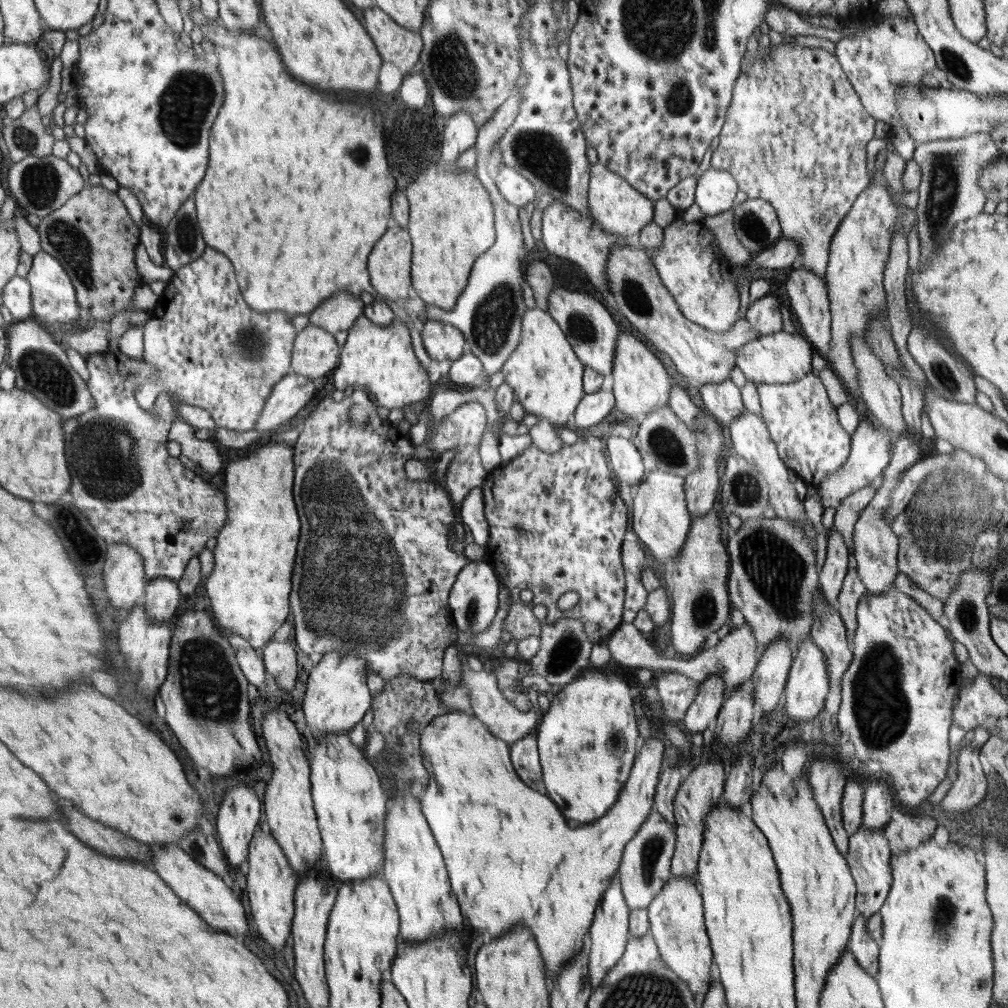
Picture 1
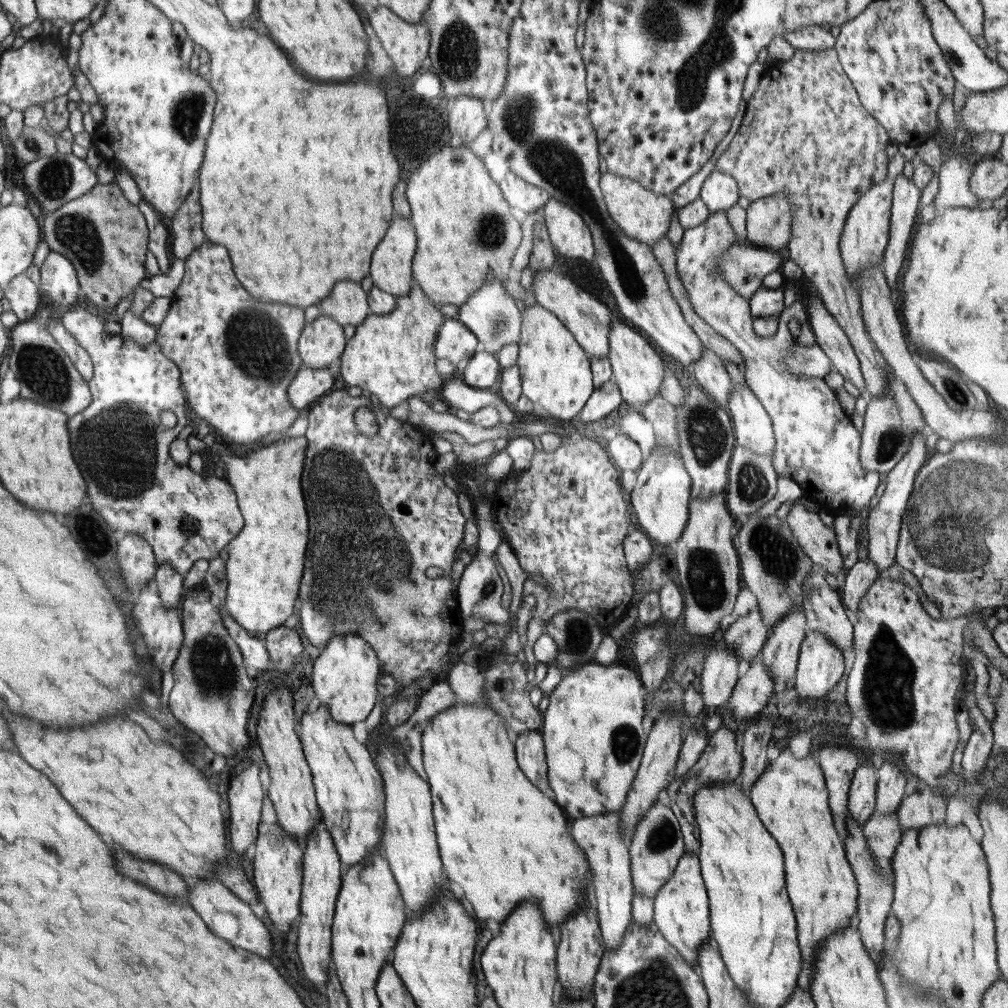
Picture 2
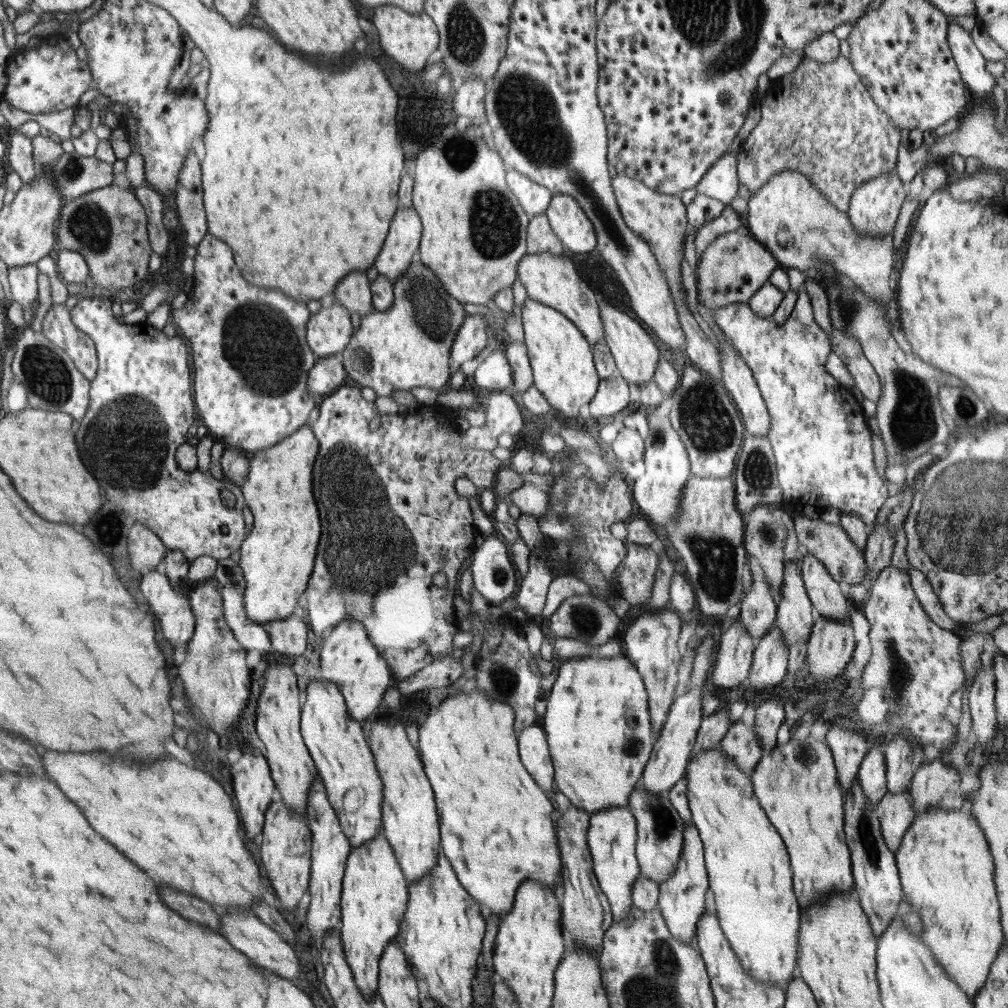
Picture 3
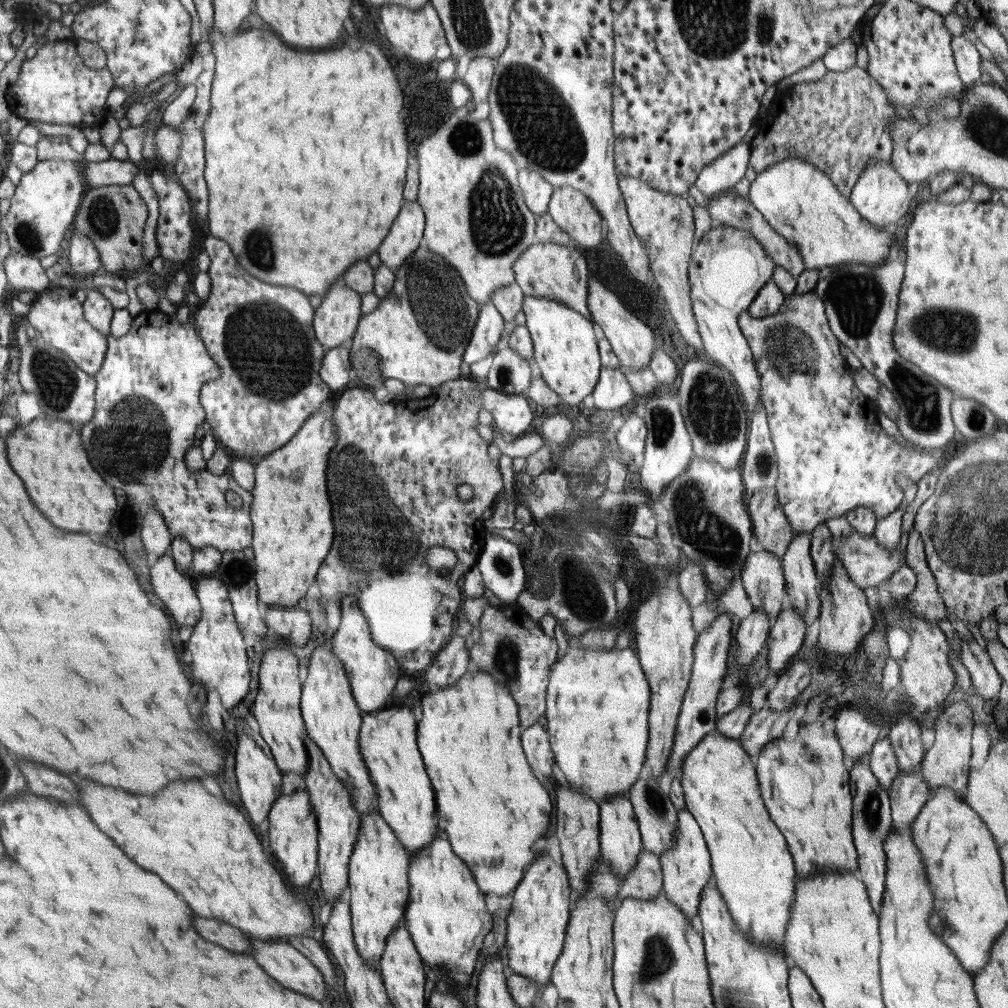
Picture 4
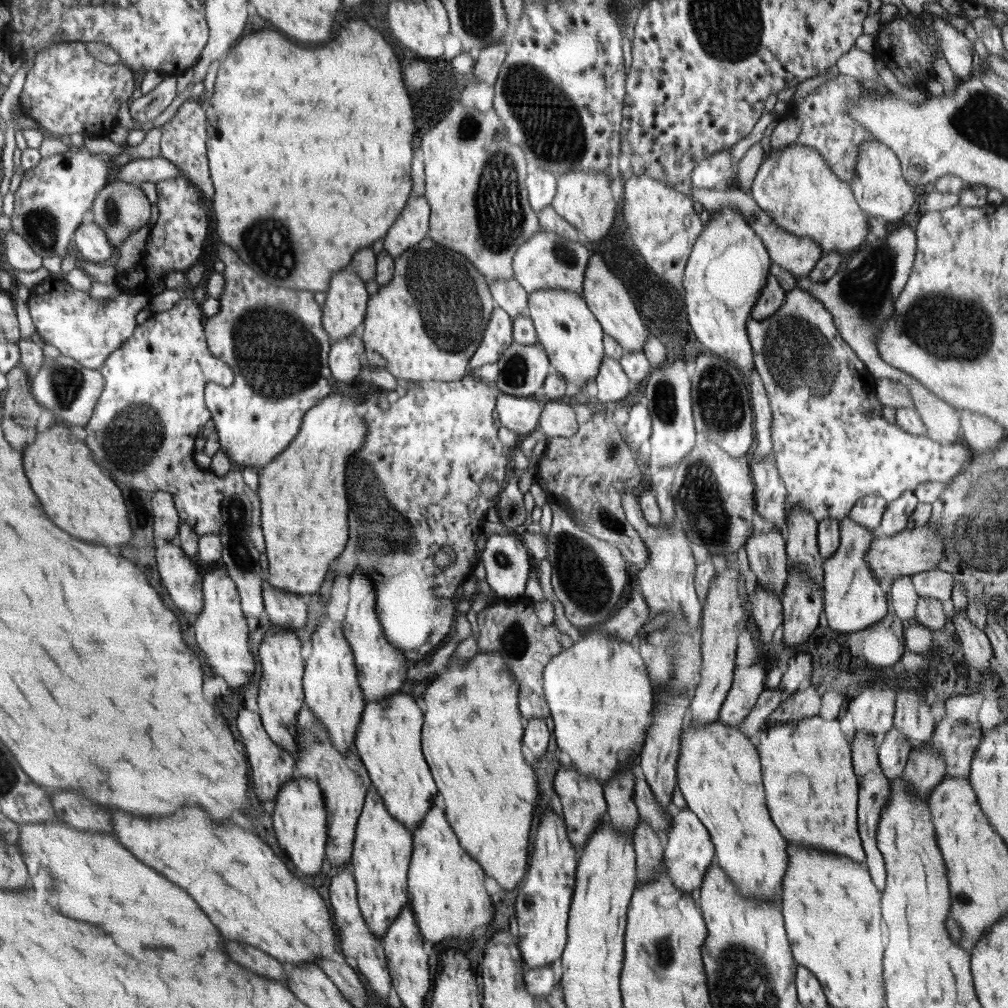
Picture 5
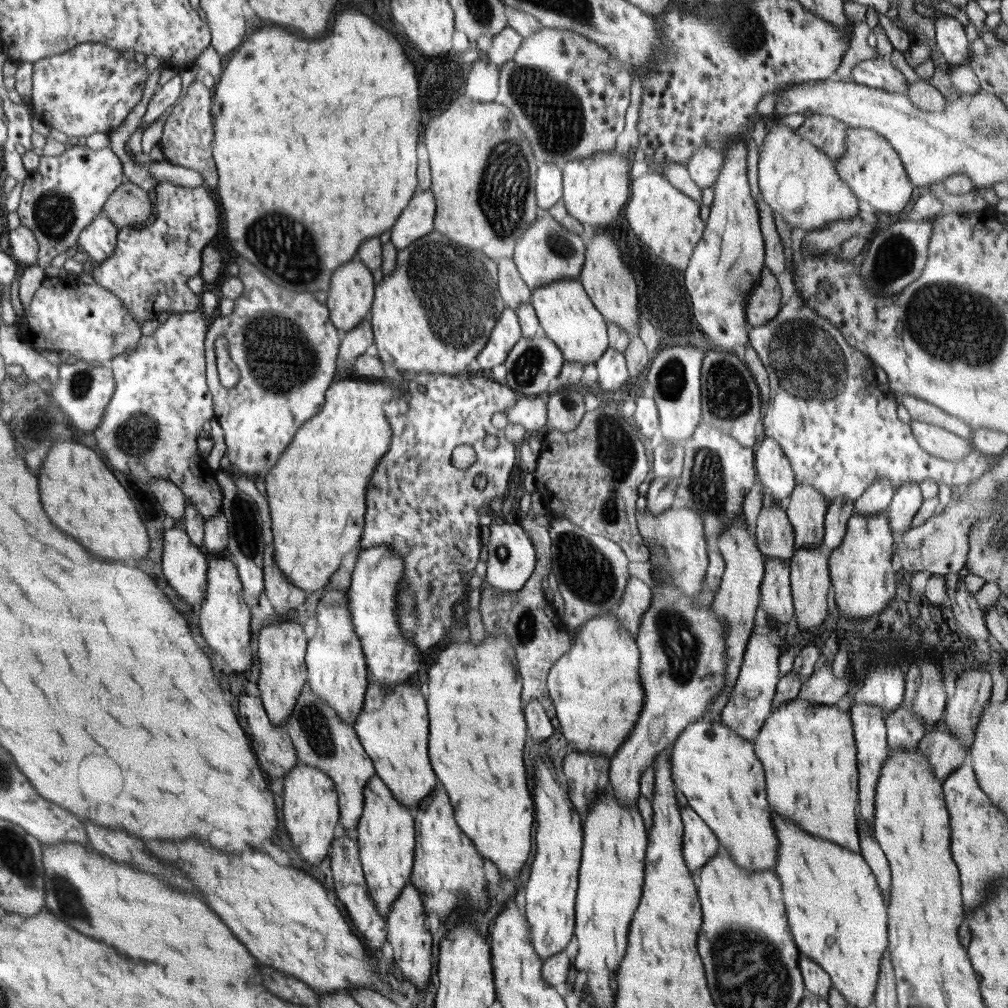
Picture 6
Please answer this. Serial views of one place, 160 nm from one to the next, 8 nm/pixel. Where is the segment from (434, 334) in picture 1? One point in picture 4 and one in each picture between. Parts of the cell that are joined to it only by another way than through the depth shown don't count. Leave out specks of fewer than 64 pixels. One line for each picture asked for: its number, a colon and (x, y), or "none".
2: (455, 341)
3: (471, 339)
4: (488, 328)

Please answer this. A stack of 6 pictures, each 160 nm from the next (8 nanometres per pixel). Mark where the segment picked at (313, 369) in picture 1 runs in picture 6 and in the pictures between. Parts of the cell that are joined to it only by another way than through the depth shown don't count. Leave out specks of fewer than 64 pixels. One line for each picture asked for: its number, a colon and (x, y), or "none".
2: (322, 341)
3: (328, 332)
4: (337, 318)
5: (345, 308)
6: (351, 292)

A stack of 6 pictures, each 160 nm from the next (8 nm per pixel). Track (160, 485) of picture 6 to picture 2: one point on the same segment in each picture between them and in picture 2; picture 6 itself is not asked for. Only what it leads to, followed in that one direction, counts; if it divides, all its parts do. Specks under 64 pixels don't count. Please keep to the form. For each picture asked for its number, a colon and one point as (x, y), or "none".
2: (136, 557)
3: (146, 551)
4: (155, 535)
5: (166, 525)

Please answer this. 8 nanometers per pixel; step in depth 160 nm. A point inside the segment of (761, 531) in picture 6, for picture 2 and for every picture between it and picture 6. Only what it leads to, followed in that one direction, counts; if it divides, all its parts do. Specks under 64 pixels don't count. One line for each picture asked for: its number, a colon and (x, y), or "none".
2: (747, 635)
3: (757, 612)
4: (762, 576)
5: (768, 561)

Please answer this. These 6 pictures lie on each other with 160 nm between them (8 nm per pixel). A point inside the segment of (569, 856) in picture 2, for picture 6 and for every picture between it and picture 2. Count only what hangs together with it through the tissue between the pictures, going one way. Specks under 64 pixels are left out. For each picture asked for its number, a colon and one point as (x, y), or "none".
3: (495, 825)
4: (493, 810)
5: (472, 732)
6: (477, 731)

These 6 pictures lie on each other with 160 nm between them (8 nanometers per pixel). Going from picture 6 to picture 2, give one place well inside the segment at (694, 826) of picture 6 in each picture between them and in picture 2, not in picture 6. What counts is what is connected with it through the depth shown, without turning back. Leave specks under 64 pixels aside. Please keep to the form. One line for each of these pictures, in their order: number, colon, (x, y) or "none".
2: (681, 911)
3: (682, 896)
4: (686, 866)
5: (689, 851)

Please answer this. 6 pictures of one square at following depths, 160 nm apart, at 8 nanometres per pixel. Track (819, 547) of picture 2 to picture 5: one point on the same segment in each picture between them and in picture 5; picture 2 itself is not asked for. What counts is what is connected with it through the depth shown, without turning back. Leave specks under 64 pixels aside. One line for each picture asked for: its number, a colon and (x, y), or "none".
3: (846, 564)
4: (868, 564)
5: (909, 552)

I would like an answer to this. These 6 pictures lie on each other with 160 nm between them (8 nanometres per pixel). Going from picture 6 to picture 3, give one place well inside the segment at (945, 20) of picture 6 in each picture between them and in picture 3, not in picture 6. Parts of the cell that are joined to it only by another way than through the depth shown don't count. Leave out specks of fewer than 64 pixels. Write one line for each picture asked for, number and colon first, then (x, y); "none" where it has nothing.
3: (971, 65)
4: (968, 61)
5: (958, 50)

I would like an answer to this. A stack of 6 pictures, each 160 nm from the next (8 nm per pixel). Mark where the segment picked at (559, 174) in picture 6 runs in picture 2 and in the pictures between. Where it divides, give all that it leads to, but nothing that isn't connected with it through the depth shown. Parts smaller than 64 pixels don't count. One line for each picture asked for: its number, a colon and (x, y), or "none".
2: (521, 194)
3: (534, 198)
4: (537, 190)
5: (542, 185)

